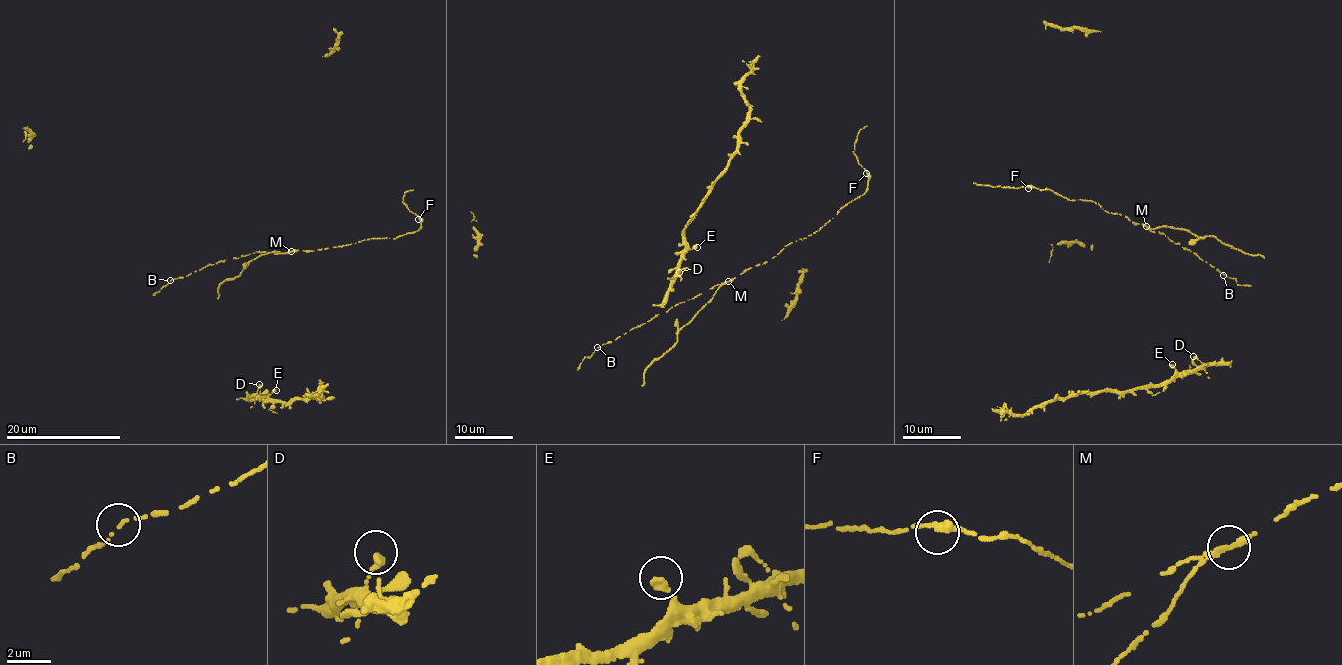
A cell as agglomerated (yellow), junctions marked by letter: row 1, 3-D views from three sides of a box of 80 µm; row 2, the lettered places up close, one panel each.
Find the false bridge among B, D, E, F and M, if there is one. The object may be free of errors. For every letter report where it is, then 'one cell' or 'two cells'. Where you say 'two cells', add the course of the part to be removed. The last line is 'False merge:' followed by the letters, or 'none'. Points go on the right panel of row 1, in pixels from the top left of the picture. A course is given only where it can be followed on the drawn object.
B: (1223, 275) | one cell
D: (1193, 356) | one cell
E: (1172, 364) | one cell
F: (1028, 188) | one cell
M: (1146, 226) | two cells | (1146, 227), (1151, 229), (1168, 227), (1189, 231), (1198, 237), (1215, 236), (1221, 243), (1264, 258)
False merge: M

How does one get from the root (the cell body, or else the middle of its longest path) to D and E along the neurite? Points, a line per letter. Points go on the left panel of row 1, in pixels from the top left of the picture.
D: (246, 391), (252, 395), (259, 384)
E: (246, 391), (248, 395), (266, 397), (276, 390)

